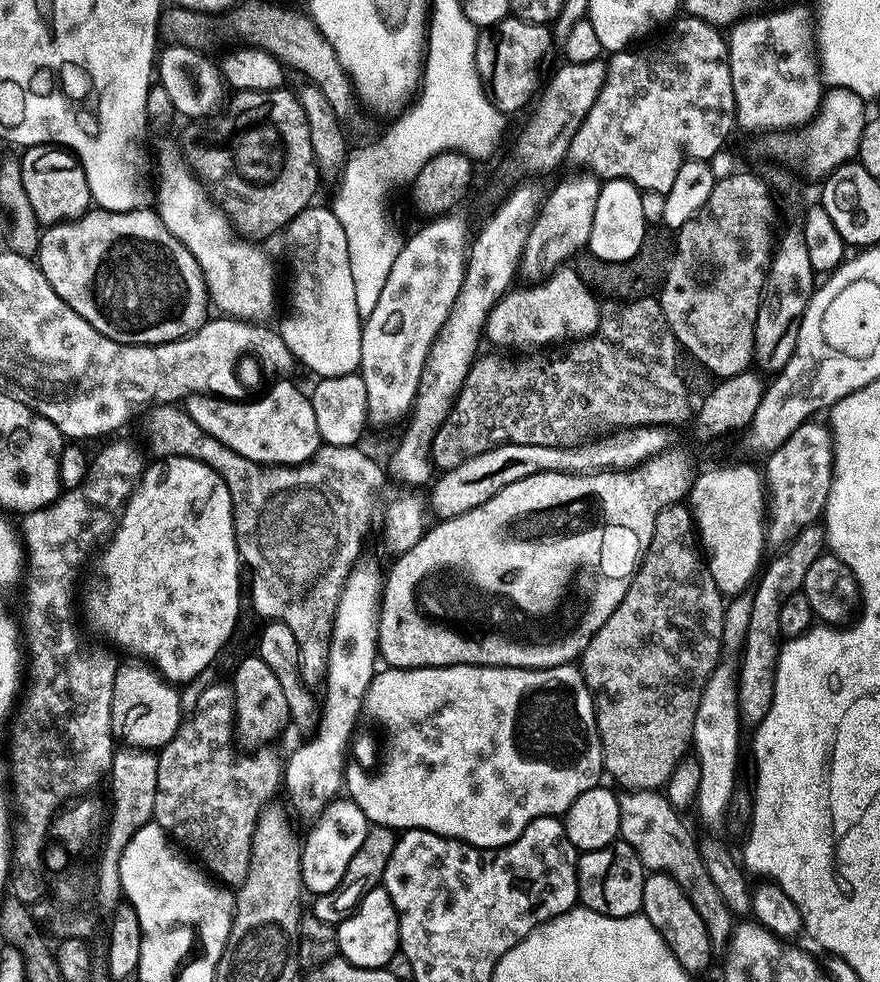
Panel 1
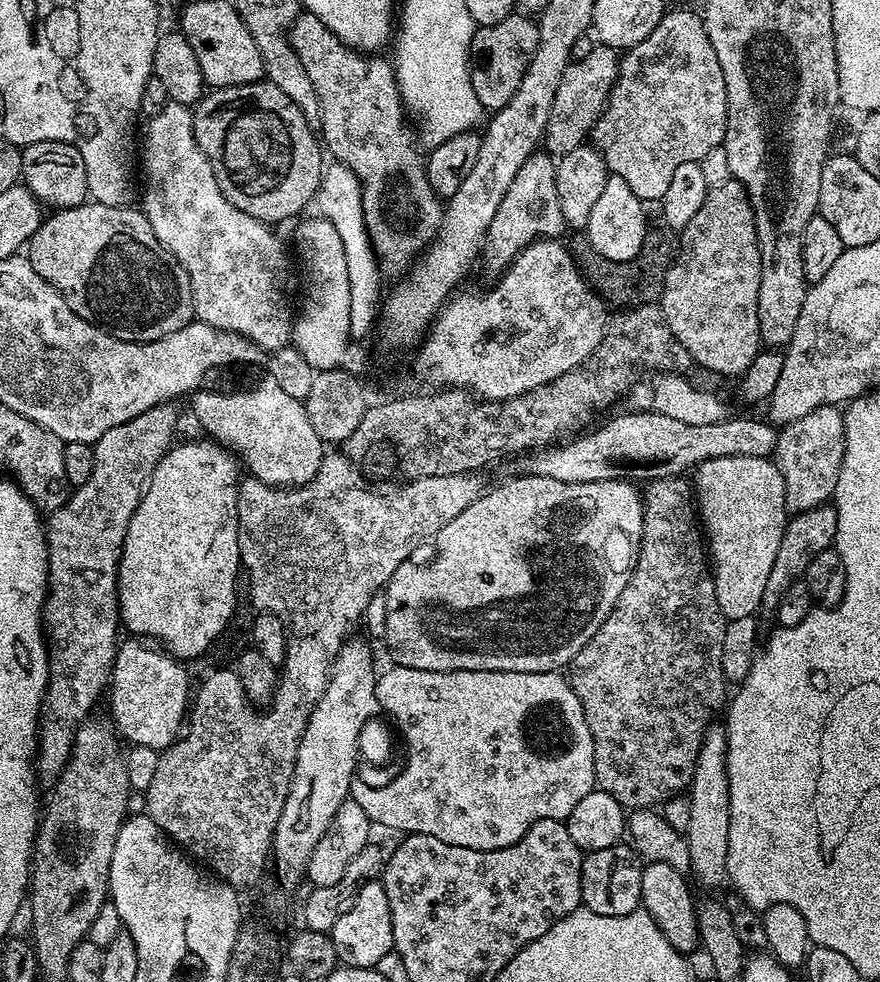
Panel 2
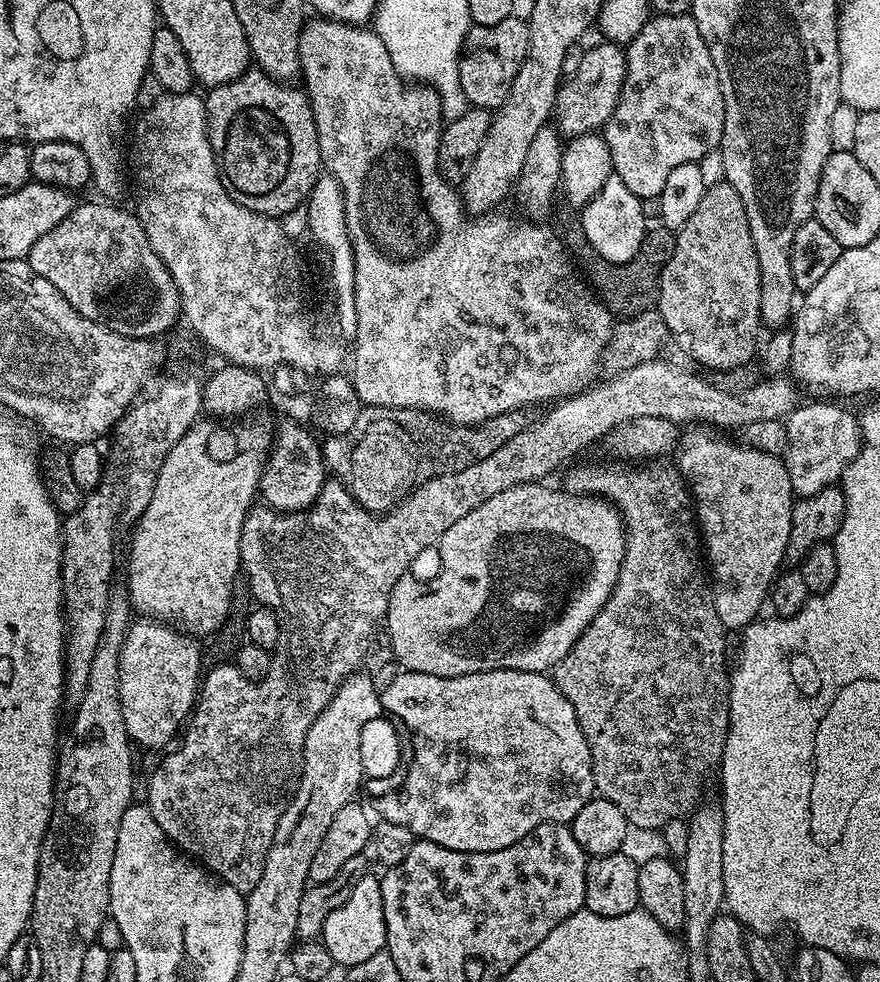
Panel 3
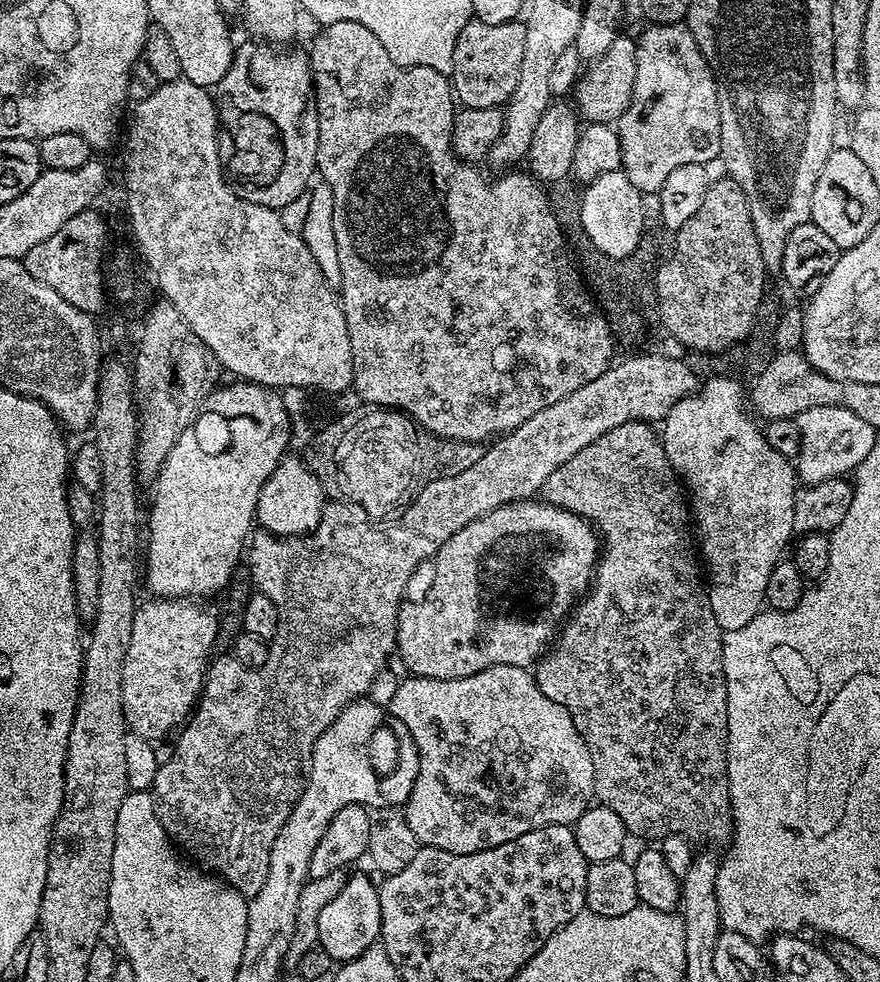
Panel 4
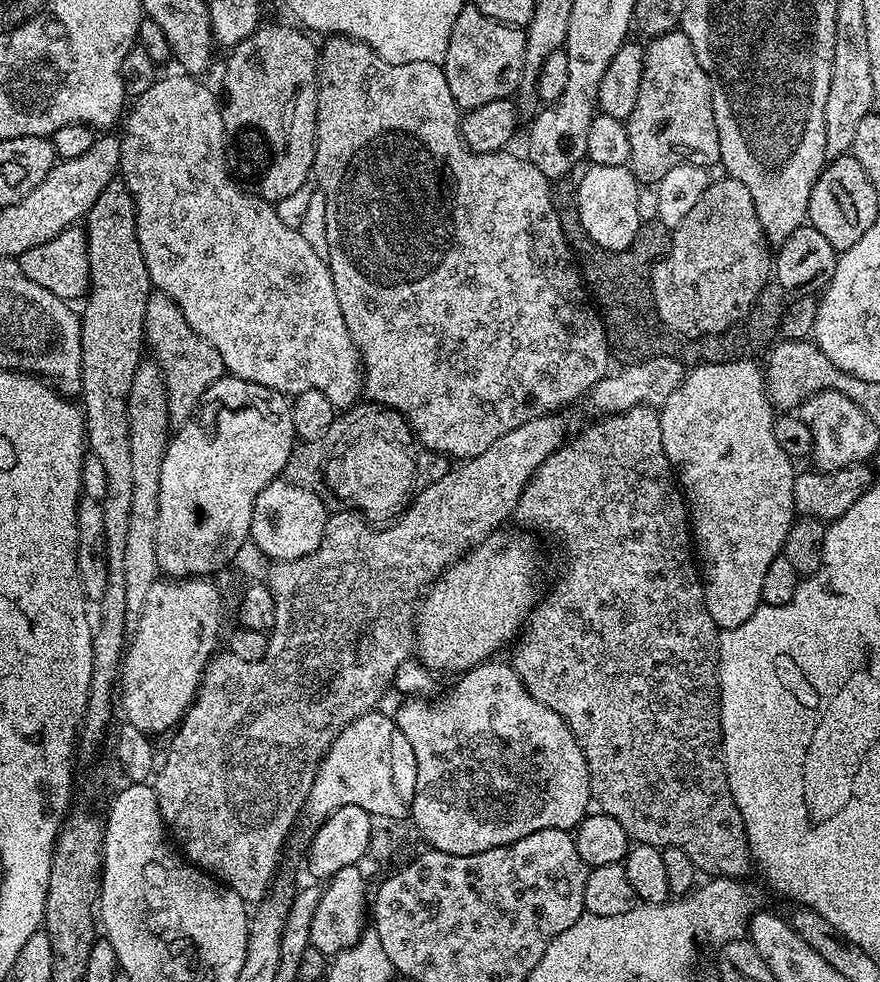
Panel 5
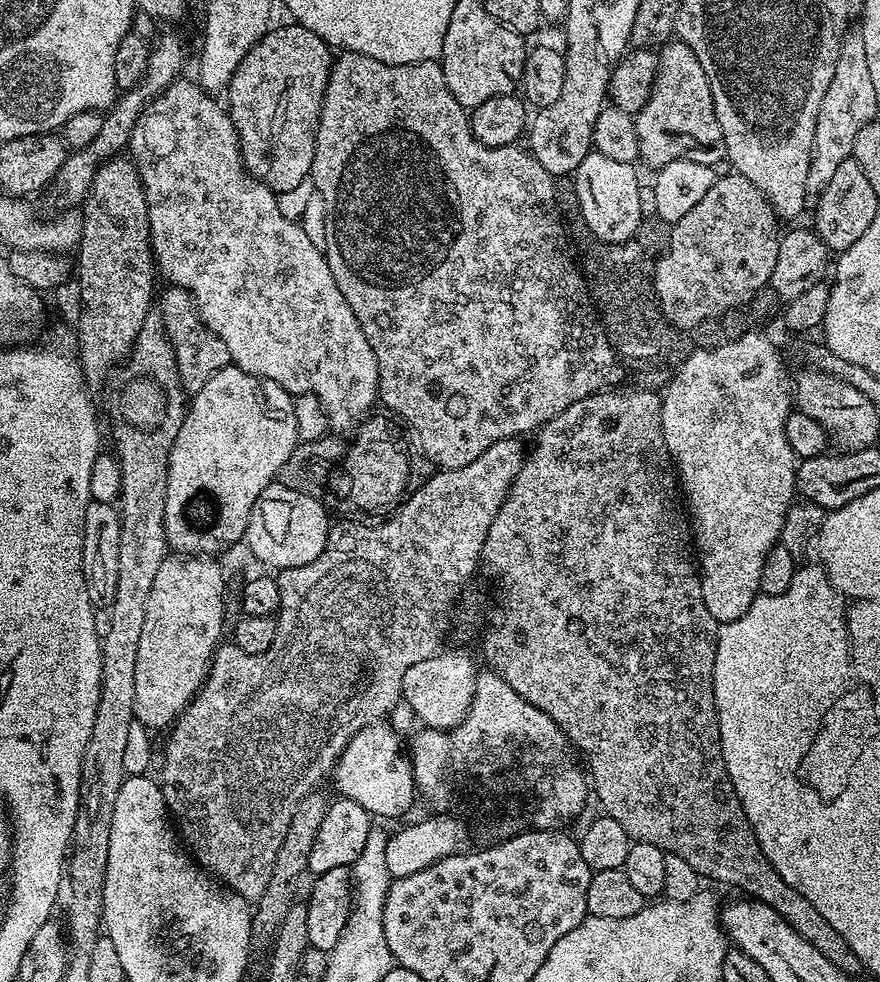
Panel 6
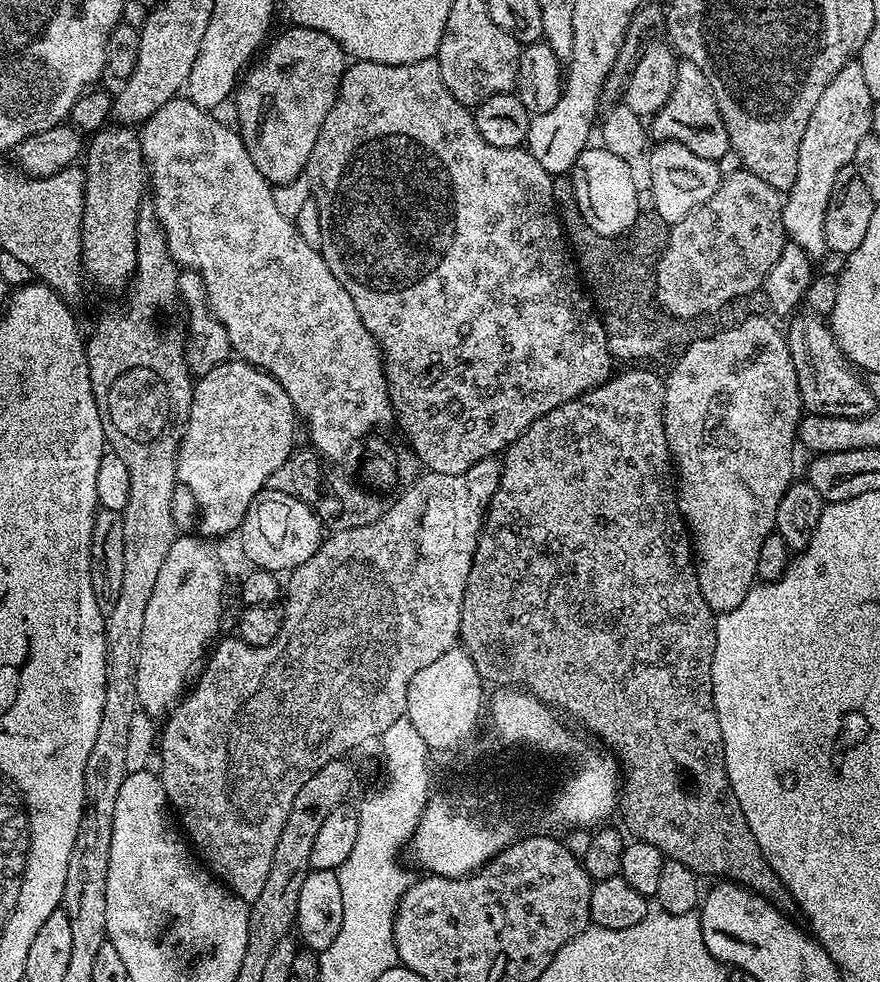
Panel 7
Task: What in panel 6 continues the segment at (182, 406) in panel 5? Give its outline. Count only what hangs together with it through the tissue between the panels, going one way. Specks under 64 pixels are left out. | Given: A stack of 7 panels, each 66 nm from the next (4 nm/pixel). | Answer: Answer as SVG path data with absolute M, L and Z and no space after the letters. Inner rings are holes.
M175 286L165 287L165 292L158 296L158 310L160 306L159 319L164 326L164 332L168 335L168 341L172 343L174 358L178 366L178 378L184 387L185 393L195 394L218 374L218 370L229 367L230 350L226 350L226 342L214 334L202 322L202 318L197 314L196 307L192 301L192 296L186 289Z

